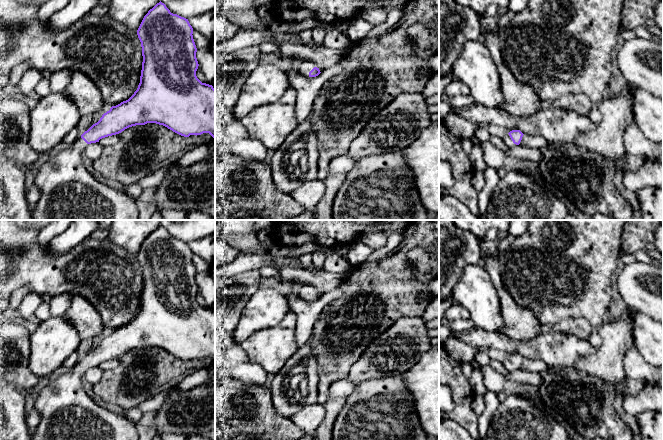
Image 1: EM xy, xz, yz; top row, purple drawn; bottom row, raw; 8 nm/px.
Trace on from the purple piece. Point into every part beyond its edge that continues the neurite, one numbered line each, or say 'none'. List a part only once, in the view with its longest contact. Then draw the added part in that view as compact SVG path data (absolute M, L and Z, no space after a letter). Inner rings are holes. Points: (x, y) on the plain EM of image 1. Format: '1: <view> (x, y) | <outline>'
1: yz (507, 363) | M507 358L506 360L504 360L503 361L503 364L506 367L506 369L508 371L510 371L510 372L517 370L516 368L513 367L513 365L511 364L509 358Z

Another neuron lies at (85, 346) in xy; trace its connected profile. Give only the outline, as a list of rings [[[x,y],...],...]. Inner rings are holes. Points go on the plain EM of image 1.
[[[92,339],[81,340],[76,353],[78,356],[84,357],[93,349]]]

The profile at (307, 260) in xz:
[[[309,253],[303,254],[303,255],[299,256],[299,259],[303,262],[306,270],[309,270],[312,272],[315,272],[317,270],[317,267],[314,267],[312,265],[312,263],[313,263],[312,254],[309,254]]]

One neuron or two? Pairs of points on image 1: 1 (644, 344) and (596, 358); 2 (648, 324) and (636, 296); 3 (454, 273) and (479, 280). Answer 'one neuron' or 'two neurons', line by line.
1: two neurons
2: two neurons
3: two neurons

